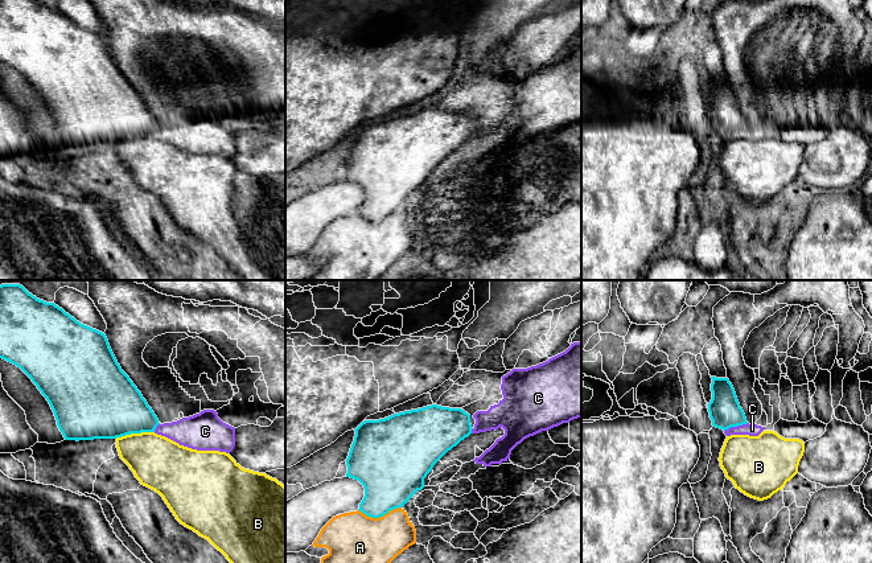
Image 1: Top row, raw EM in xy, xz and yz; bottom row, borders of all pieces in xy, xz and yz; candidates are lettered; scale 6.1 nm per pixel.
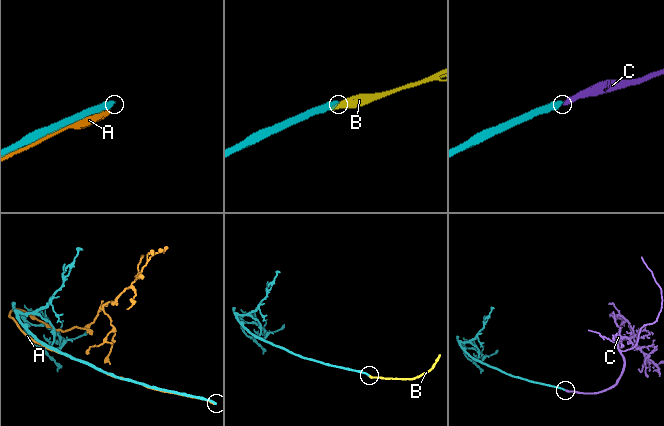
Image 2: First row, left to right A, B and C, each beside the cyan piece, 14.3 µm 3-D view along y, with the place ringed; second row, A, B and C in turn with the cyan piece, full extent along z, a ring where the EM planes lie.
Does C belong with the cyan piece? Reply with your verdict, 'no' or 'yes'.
yes

